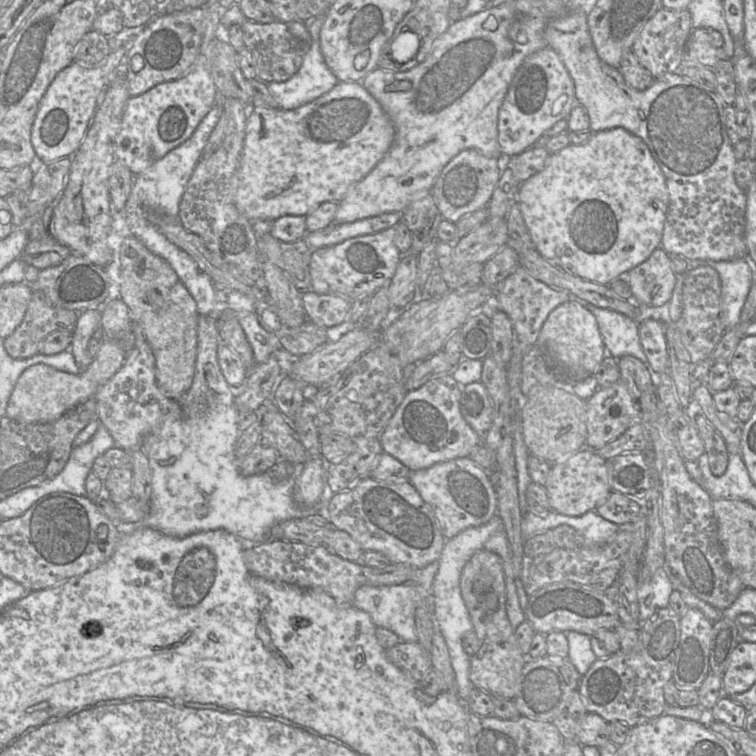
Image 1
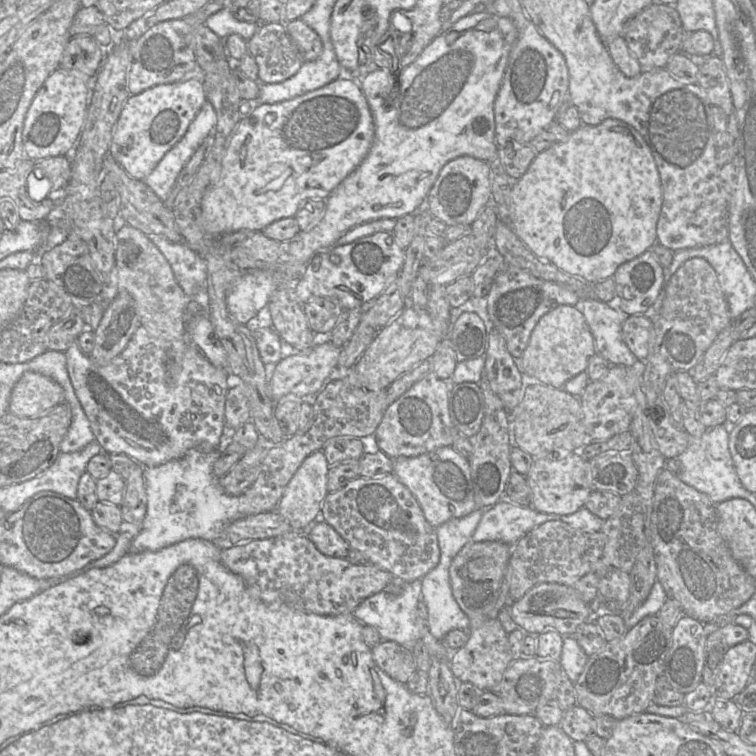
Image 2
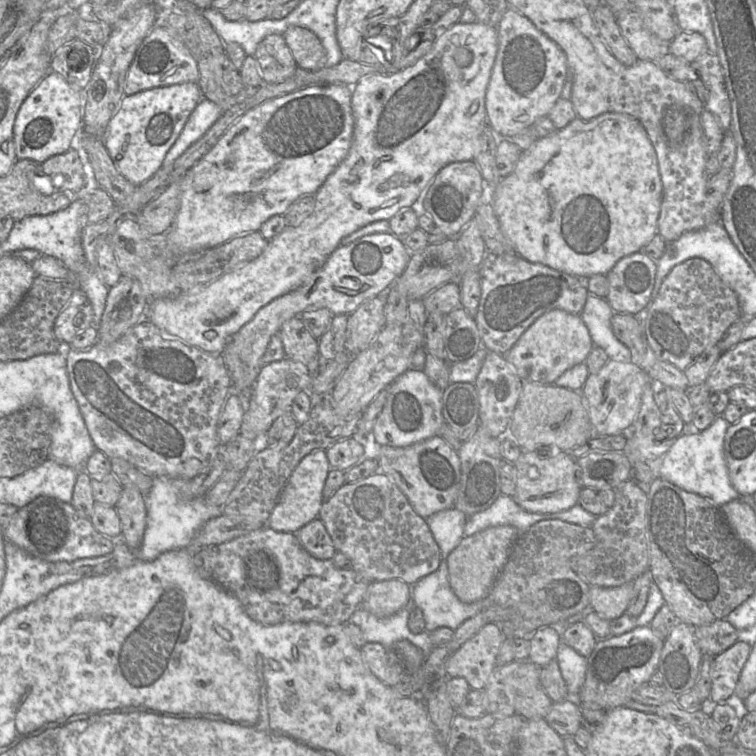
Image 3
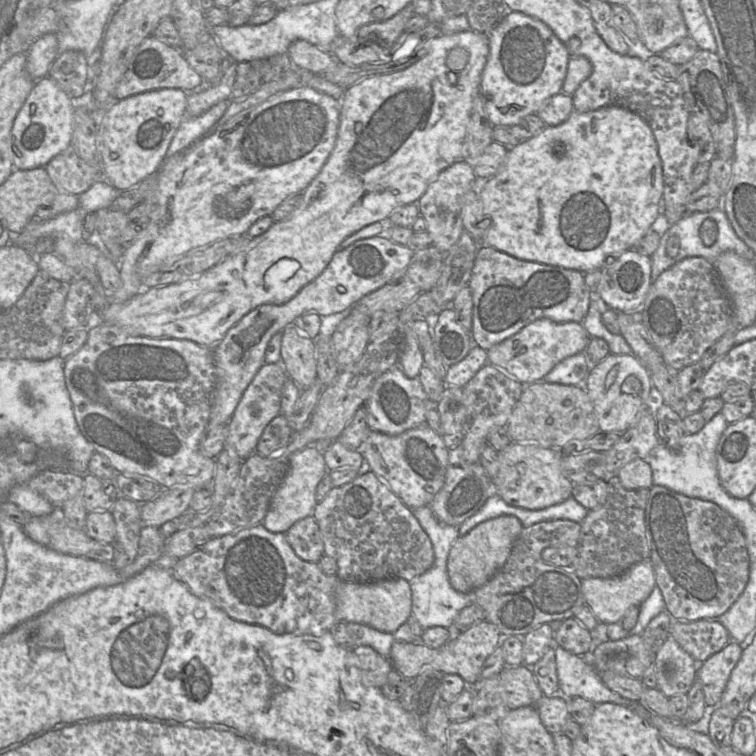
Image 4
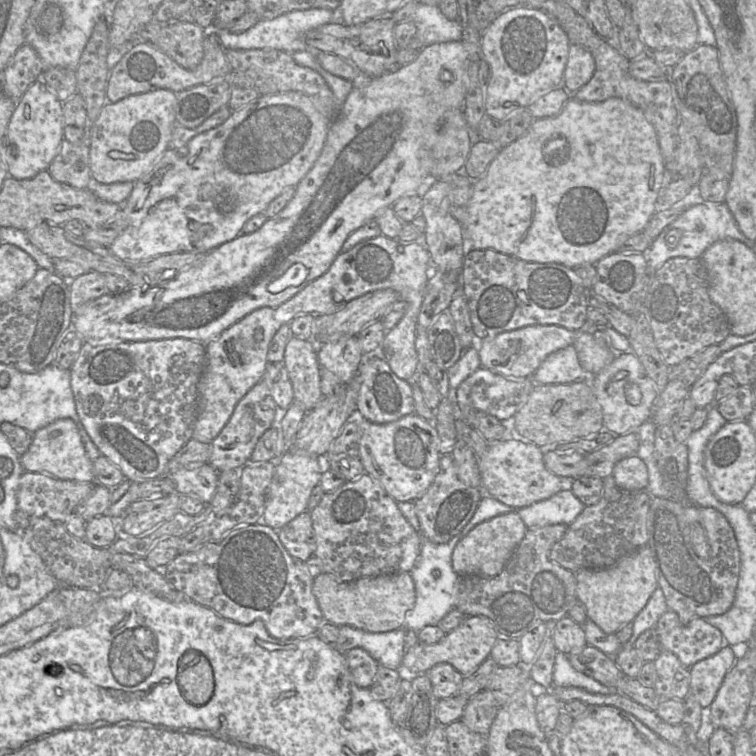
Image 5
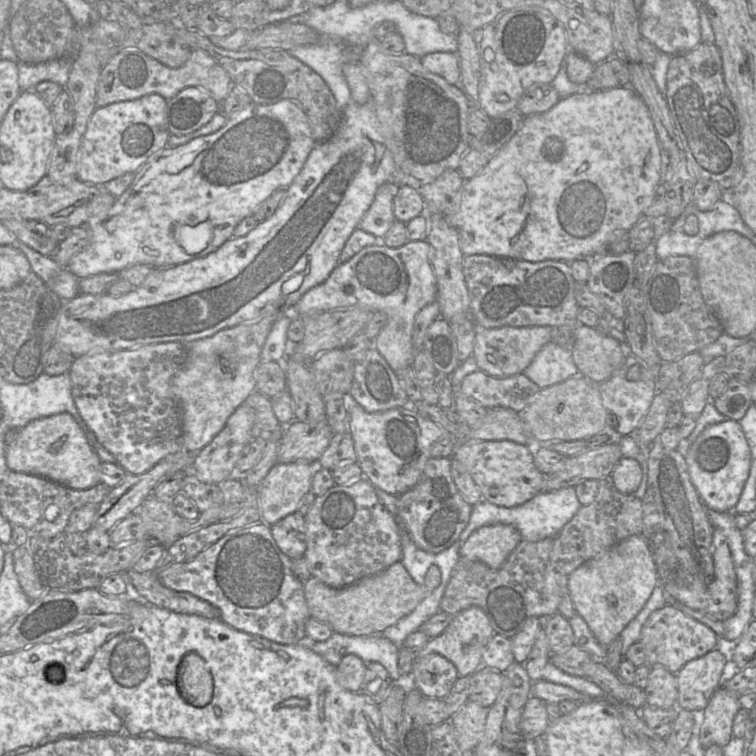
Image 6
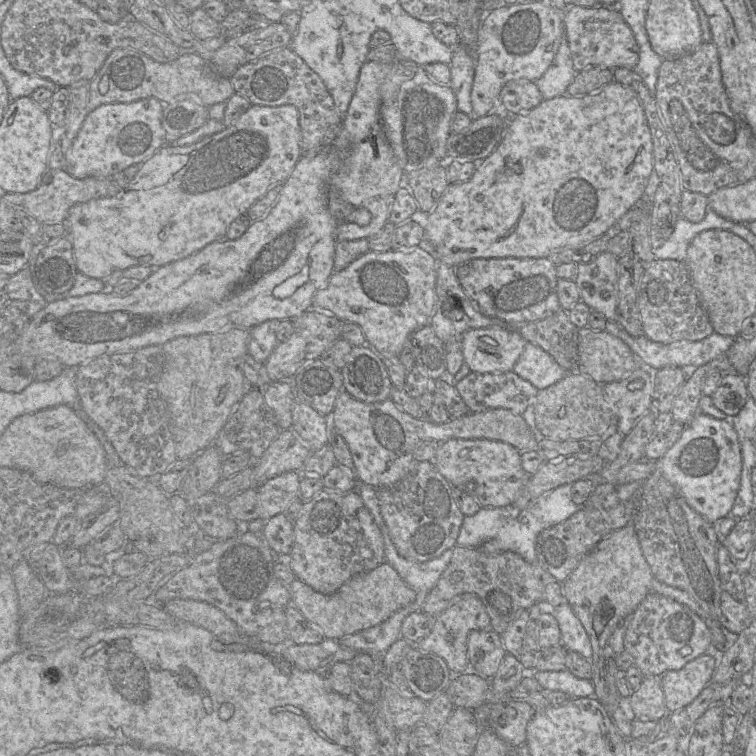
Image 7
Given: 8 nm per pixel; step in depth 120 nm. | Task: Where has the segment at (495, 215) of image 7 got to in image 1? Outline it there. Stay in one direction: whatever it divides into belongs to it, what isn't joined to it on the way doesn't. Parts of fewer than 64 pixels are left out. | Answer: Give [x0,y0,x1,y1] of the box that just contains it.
[518,127,669,285]

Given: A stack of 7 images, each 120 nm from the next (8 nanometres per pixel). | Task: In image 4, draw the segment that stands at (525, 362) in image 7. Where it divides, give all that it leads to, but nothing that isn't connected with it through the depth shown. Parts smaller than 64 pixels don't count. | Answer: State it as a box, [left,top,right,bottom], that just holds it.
[543,352,591,385]

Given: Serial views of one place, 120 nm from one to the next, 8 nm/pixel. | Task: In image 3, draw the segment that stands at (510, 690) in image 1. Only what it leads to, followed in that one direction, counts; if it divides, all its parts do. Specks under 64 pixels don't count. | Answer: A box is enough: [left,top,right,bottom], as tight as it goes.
[447,525,520,690]

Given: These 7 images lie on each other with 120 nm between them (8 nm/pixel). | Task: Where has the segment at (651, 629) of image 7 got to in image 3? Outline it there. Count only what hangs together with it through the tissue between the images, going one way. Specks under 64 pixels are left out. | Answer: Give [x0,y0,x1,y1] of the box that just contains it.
[694,619,738,657]

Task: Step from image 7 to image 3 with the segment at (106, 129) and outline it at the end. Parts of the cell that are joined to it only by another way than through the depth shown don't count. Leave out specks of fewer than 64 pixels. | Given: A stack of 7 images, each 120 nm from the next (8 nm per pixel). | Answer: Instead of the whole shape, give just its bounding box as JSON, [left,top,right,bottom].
[103,82,201,186]

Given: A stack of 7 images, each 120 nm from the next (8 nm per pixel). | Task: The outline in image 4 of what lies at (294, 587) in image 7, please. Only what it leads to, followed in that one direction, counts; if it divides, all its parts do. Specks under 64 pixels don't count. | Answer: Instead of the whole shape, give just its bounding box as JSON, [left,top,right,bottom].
[335,578,412,632]

